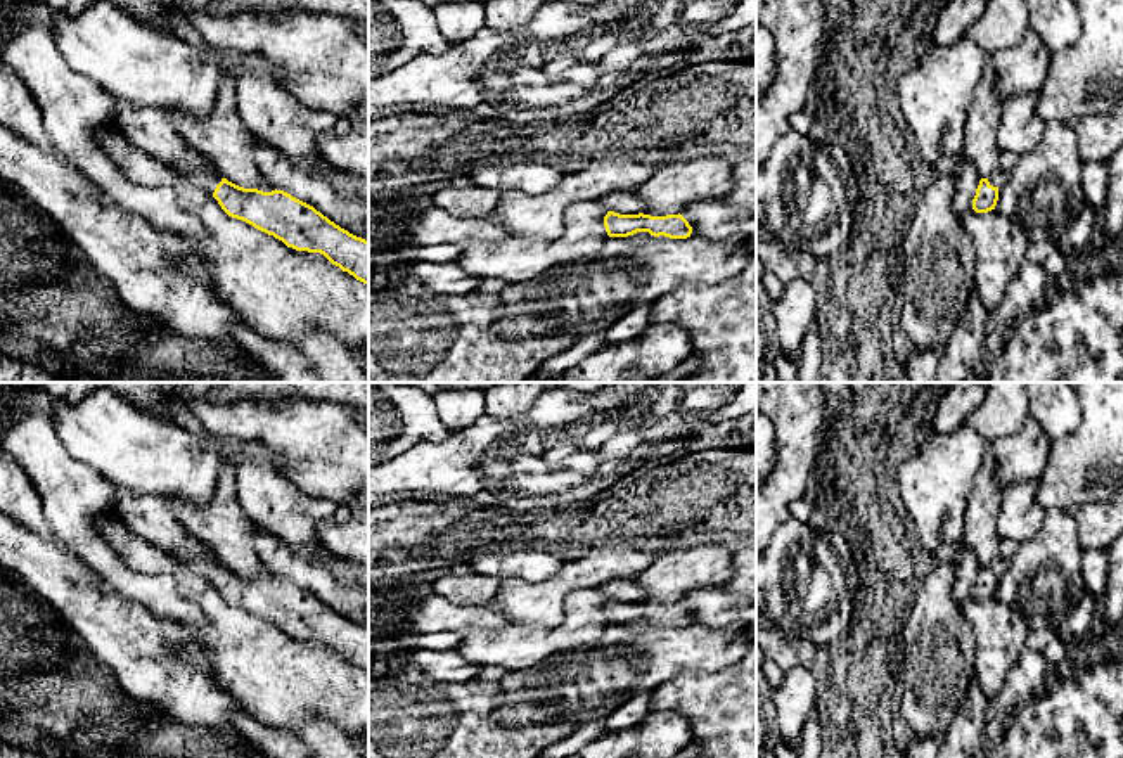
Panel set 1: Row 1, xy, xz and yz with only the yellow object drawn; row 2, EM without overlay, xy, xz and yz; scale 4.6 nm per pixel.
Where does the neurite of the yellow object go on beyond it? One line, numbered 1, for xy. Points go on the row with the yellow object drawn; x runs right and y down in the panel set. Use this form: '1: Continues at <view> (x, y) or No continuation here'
1: Continues at xy (205, 180)

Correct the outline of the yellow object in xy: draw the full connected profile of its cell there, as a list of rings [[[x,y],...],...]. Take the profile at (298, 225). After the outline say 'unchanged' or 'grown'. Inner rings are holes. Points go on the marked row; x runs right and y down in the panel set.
[[[190,171],[183,177],[211,194],[228,216],[273,235],[296,251],[320,253],[369,286],[369,241],[341,228],[313,206],[284,190],[244,189],[213,173]]] | grown

